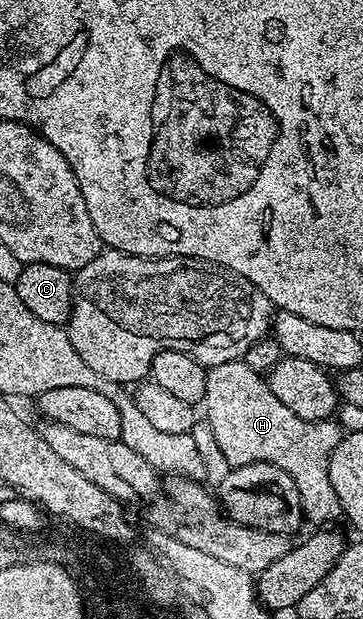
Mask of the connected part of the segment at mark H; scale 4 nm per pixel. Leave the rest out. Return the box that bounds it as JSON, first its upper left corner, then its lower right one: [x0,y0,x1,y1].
[202,359,342,527]

